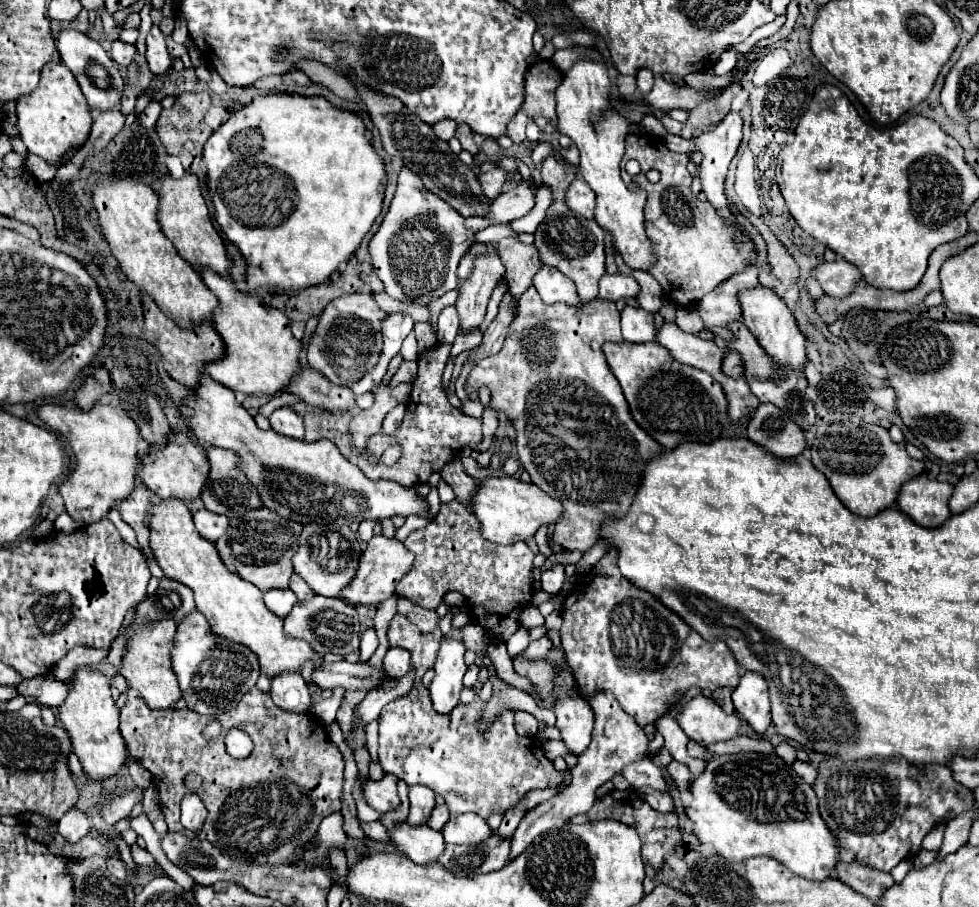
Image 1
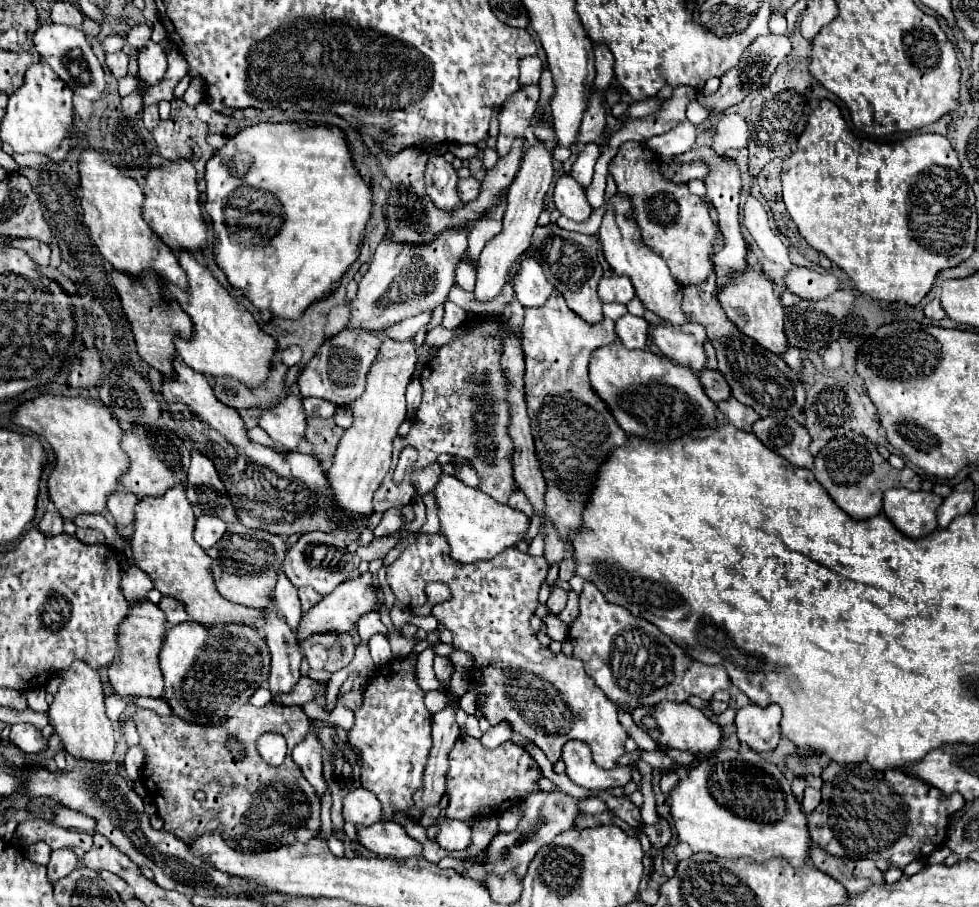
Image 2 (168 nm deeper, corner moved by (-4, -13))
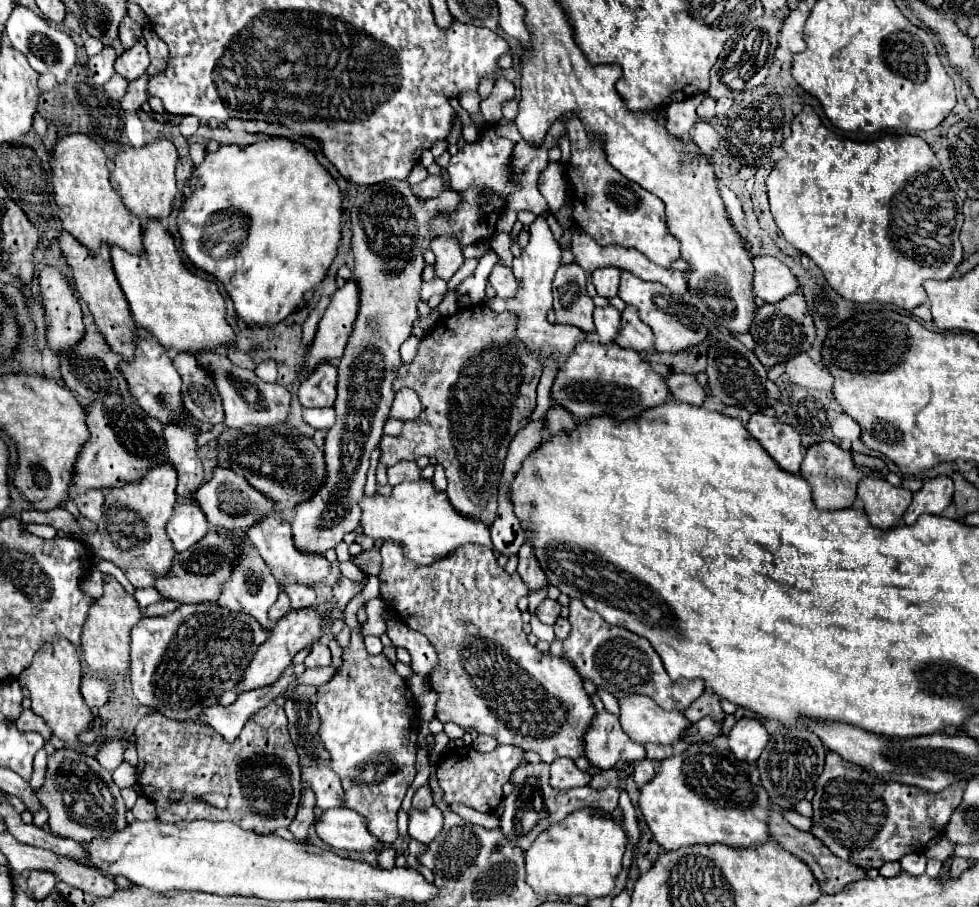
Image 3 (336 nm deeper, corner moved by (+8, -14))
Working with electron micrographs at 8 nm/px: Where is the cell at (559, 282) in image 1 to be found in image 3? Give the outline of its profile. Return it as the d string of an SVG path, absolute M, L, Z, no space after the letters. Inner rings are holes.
M495 264L495 268L489 274L489 284L495 288L499 298L513 298L517 292L517 280L511 268L503 264Z

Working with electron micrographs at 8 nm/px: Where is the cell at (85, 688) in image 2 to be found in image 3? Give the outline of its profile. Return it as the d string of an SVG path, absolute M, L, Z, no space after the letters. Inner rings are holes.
M55 638L53 642L45 642L39 650L29 668L17 678L19 684L25 684L25 688L31 694L31 710L39 714L59 736L67 746L77 748L81 742L77 740L77 734L83 730L89 730L91 722L91 710L87 708L79 684L81 684L81 656L79 650L63 638Z

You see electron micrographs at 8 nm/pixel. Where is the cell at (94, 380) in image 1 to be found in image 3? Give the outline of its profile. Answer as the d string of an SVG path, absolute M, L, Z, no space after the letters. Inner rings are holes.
M43 266L39 270L37 278L39 278L39 290L41 290L41 296L43 296L43 308L45 308L45 318L47 318L47 342L49 342L49 348L53 352L69 350L69 348L73 348L77 344L77 340L81 340L81 336L85 332L79 296L73 292L71 284L67 282L67 278L57 268Z

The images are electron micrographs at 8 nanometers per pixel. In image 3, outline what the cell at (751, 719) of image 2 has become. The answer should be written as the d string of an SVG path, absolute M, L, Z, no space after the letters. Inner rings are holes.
M751 716L737 720L733 730L729 732L731 752L737 756L737 760L745 760L749 764L753 764L761 756L767 742L769 742L767 730Z

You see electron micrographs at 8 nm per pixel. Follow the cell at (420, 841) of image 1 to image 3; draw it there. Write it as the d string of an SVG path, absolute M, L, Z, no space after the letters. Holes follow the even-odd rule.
M349 808L325 810L315 818L315 832L325 844L337 850L371 852L381 846L377 838L369 834L365 818Z

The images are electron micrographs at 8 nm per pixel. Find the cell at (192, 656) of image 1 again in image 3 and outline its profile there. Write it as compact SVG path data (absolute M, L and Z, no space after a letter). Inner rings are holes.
M201 602L201 604L181 604L169 616L141 618L131 628L131 684L133 694L141 704L151 706L153 710L165 714L167 718L185 722L201 716L201 712L217 704L217 696L223 690L233 690L241 680L243 670L253 660L257 648L263 640L269 638L269 628L261 628L257 620L245 616L241 612L229 612L221 608L217 602Z

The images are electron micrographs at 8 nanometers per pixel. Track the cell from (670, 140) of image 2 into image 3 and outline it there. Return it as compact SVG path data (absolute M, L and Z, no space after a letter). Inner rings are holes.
M698 92L695 96L687 98L687 100L671 102L671 104L666 107L667 128L669 128L669 132L671 132L673 136L683 138L683 136L689 132L689 128L691 128L691 126L695 124L695 120L697 120L696 110L704 97L704 92Z

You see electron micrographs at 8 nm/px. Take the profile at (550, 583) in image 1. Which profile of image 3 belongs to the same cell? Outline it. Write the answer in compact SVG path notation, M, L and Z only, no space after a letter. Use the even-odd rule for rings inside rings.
M545 598L537 610L535 610L537 618L543 622L543 624L555 624L555 620L561 616L561 606L555 602L555 600L549 600Z

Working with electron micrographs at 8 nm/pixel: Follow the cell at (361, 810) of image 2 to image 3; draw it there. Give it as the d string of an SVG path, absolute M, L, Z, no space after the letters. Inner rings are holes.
M305 764L301 782L313 790L317 808L329 810L345 806L339 776L327 764Z

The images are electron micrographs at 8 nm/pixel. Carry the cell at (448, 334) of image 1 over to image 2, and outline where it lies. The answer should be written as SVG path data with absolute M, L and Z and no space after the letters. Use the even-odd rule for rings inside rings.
M447 301L441 325L445 329L455 329L455 325L463 325L463 323L465 323L465 311L459 305L455 305L453 301Z

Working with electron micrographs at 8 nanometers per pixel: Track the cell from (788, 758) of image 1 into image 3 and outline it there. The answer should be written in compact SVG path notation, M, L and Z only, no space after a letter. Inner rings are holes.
M783 812L783 816L785 816L785 820L789 820L789 824L793 824L795 828L799 828L799 830L803 830L803 832L809 832L811 830L811 818L805 818L805 816L801 816L801 814L797 814L797 812Z

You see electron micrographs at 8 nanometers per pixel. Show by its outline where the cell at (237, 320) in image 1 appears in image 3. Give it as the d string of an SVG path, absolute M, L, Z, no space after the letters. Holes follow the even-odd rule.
M145 220L141 228L143 228L143 254L141 256L133 256L121 248L109 246L111 264L113 264L113 270L117 272L121 290L125 292L125 298L129 302L133 320L141 328L151 332L167 350L173 348L175 352L189 352L189 354L197 354L199 350L207 350L207 348L225 350L225 344L235 340L235 334L233 334L231 326L225 322L225 300L219 294L217 284L205 280L205 278L199 278L187 270L187 266L183 264L175 244L173 244L169 230L165 228L165 224L161 220Z

